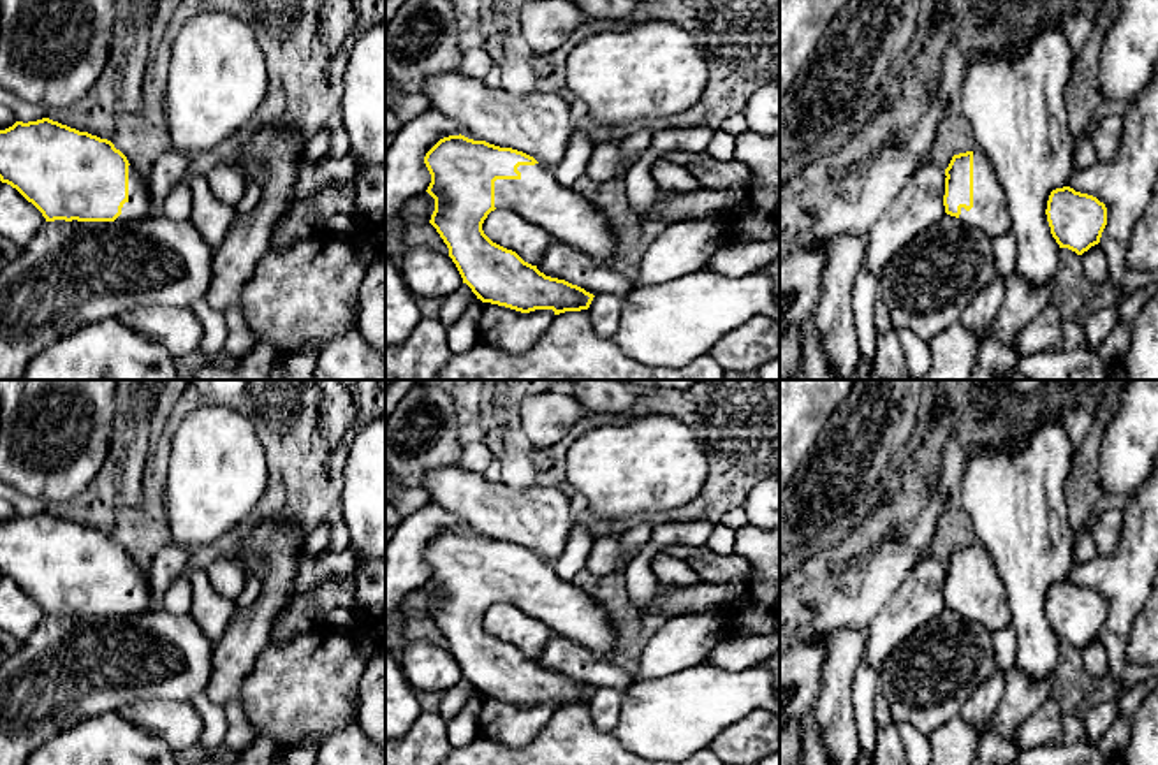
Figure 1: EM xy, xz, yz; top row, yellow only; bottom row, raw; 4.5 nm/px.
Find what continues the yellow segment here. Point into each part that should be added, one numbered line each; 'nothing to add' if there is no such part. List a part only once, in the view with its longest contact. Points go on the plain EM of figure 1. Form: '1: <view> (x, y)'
1: xz (571, 612)

